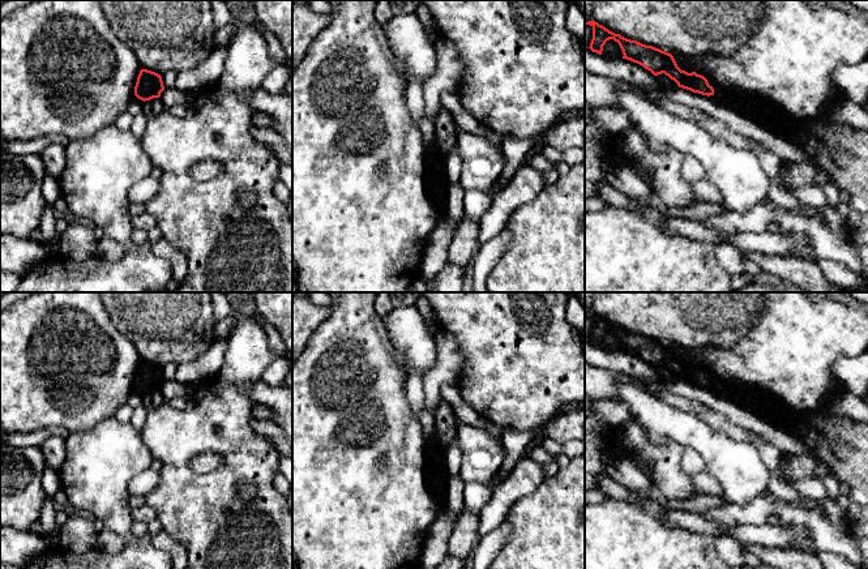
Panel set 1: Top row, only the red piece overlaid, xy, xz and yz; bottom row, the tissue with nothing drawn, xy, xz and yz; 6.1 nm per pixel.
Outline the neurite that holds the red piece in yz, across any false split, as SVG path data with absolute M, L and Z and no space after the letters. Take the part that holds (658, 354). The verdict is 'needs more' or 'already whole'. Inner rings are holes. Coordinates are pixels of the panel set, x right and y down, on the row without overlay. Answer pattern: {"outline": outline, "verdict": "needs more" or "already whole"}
{"outline": "M594 312L585 315L585 317L590 317L593 320L593 331L589 339L593 345L602 347L606 334L613 331L619 335L623 343L623 351L642 358L654 368L664 365L671 372L674 372L679 380L707 388L710 392L718 395L724 395L728 392L734 392L734 388L724 384L721 384L719 388L715 388L713 378L709 377L704 368L697 367L696 364L688 365L681 363L671 346L653 338L642 337L637 333L627 331L620 326L610 324Z", "verdict": "needs more"}

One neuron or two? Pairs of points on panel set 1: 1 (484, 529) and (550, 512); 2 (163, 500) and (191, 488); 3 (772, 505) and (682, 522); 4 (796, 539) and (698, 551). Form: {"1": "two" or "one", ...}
{"1": "two", "2": "one", "3": "two", "4": "two"}

